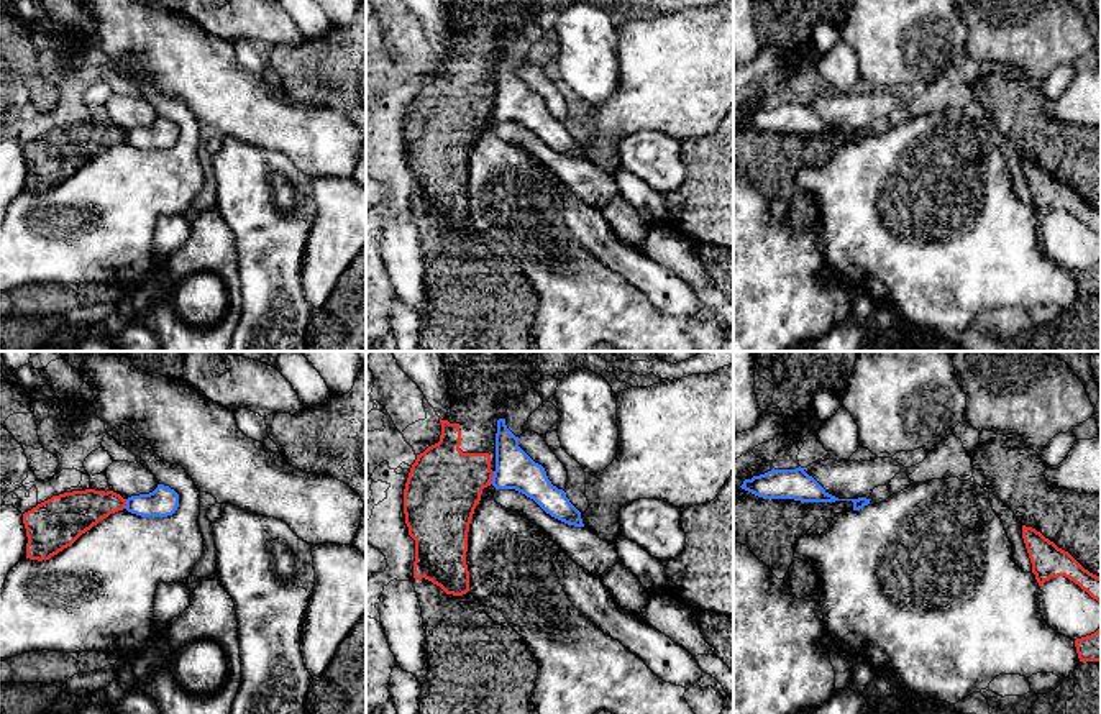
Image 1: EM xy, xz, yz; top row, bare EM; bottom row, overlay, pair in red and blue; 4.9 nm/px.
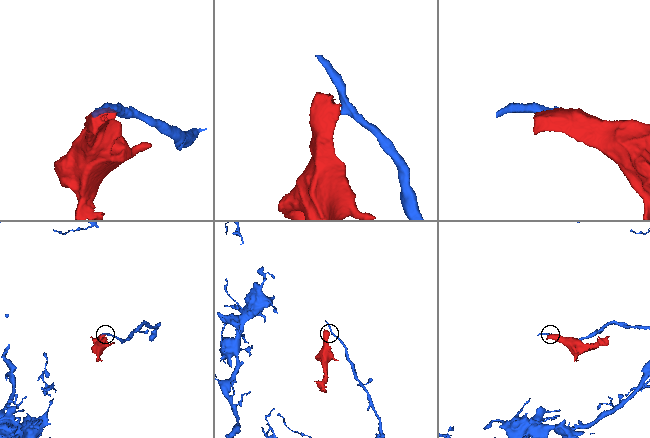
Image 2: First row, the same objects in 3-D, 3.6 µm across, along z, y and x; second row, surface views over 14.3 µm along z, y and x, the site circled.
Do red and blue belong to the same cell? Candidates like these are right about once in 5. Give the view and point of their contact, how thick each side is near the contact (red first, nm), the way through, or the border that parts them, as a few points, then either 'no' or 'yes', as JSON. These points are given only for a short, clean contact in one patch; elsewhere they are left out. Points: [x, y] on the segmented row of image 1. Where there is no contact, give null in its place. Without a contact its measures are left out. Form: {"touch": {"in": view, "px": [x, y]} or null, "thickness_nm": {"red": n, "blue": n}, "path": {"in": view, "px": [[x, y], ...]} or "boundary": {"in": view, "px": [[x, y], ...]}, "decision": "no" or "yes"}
{"touch": {"in": "xz", "px": [491, 478]}, "thickness_nm": {"red": 360, "blue": 190}, "boundary": {"in": "xz", "px": [[494, 471], [489, 483]]}, "decision": "no"}

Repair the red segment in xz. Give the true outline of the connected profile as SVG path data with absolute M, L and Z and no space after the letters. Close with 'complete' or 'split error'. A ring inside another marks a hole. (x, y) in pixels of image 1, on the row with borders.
M441 351L451 407L441 420L440 442L417 455L404 489L404 514L415 540L413 578L428 579L446 594L469 591L466 565L468 532L482 489L496 471L497 420L505 419L509 400L533 389L530 351Z | split error

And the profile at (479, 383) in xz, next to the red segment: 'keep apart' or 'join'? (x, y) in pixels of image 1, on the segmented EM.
join

